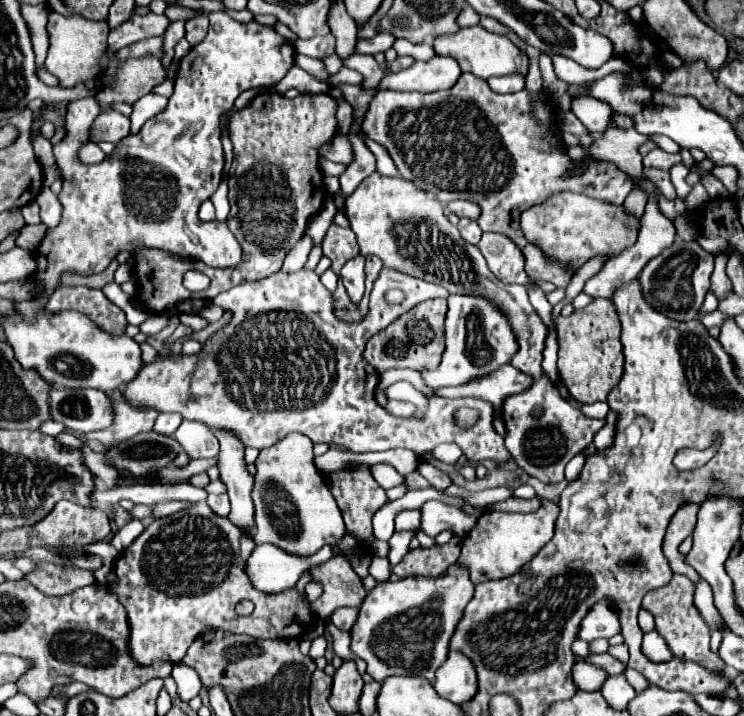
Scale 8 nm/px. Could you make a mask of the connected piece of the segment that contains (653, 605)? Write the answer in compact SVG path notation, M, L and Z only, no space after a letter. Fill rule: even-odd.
M674 574L666 586L652 590L644 596L642 608L654 616L656 630L666 640L674 658L692 660L698 666L706 666L706 670L724 672L726 664L718 658L718 654L712 654L712 650L710 650L710 630L708 630L706 622L702 620L702 616L698 614L698 610L694 608L692 594L694 594L694 584L686 576Z

